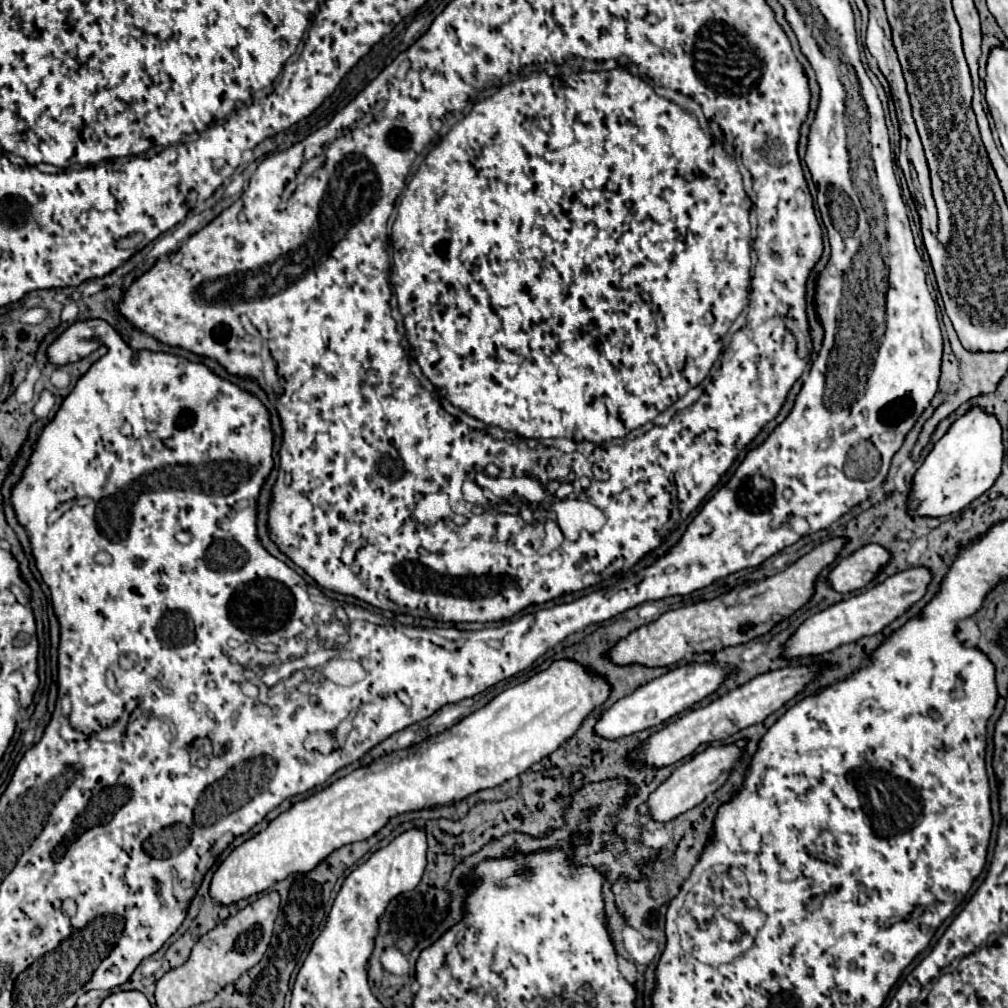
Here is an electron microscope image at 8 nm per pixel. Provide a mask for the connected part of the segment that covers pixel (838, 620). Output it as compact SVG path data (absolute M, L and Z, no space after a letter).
M911 567L907 571L901 571L893 577L887 577L883 583L875 585L873 589L867 589L861 595L849 597L845 601L839 601L825 611L809 617L797 631L795 635L787 641L785 645L785 657L795 659L795 657L807 657L807 655L821 655L827 651L837 649L839 645L857 641L867 635L875 635L883 631L891 621L901 617L911 605L915 605L925 593L927 585L931 583L933 575L931 569L927 567Z

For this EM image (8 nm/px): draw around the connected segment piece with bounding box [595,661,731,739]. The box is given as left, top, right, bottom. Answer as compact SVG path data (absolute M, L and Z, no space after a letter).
M713 661L707 663L687 663L681 667L675 667L671 671L667 671L665 675L649 681L647 685L639 687L635 693L619 699L609 711L605 711L597 725L595 725L595 733L603 739L617 739L617 737L625 737L631 733L639 733L643 729L655 727L663 721L667 721L669 717L693 707L695 703L703 701L705 697L709 697L711 693L715 693L723 681L727 679L727 675L731 673L731 669L721 667Z

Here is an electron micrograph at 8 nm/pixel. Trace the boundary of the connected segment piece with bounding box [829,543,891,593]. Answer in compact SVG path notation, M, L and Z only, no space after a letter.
M877 543L865 545L829 573L829 583L839 593L853 593L863 589L889 563L889 559L891 553L885 547Z

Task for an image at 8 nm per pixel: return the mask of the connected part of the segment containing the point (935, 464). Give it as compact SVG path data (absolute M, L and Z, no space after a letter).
M971 409L953 423L953 427L943 435L941 441L935 443L933 451L915 473L913 493L909 501L919 501L919 505L917 509L909 509L909 513L923 517L943 517L961 511L995 483L1001 463L1003 443L999 421L995 421L995 417L983 413L981 409Z

